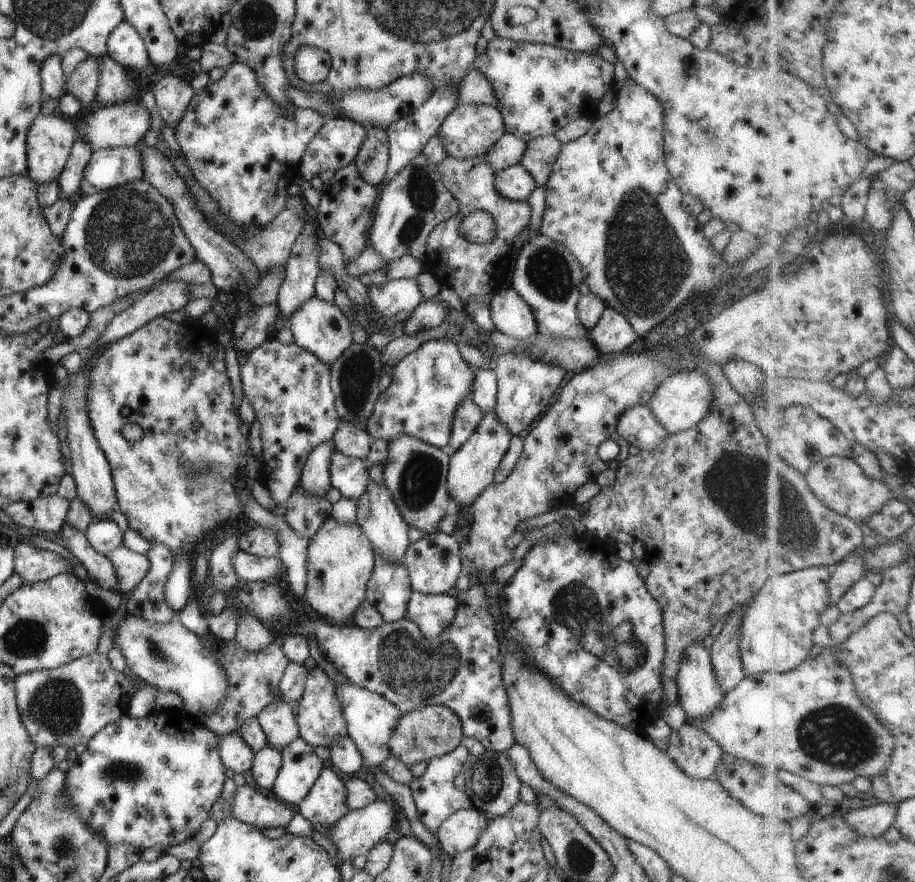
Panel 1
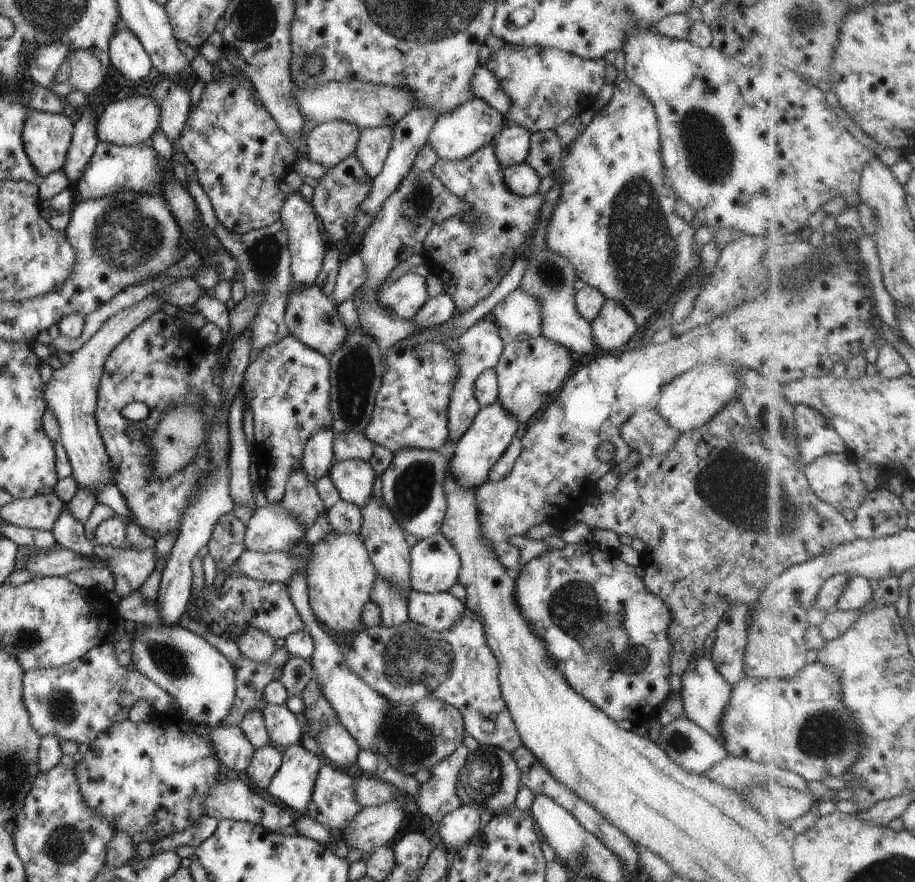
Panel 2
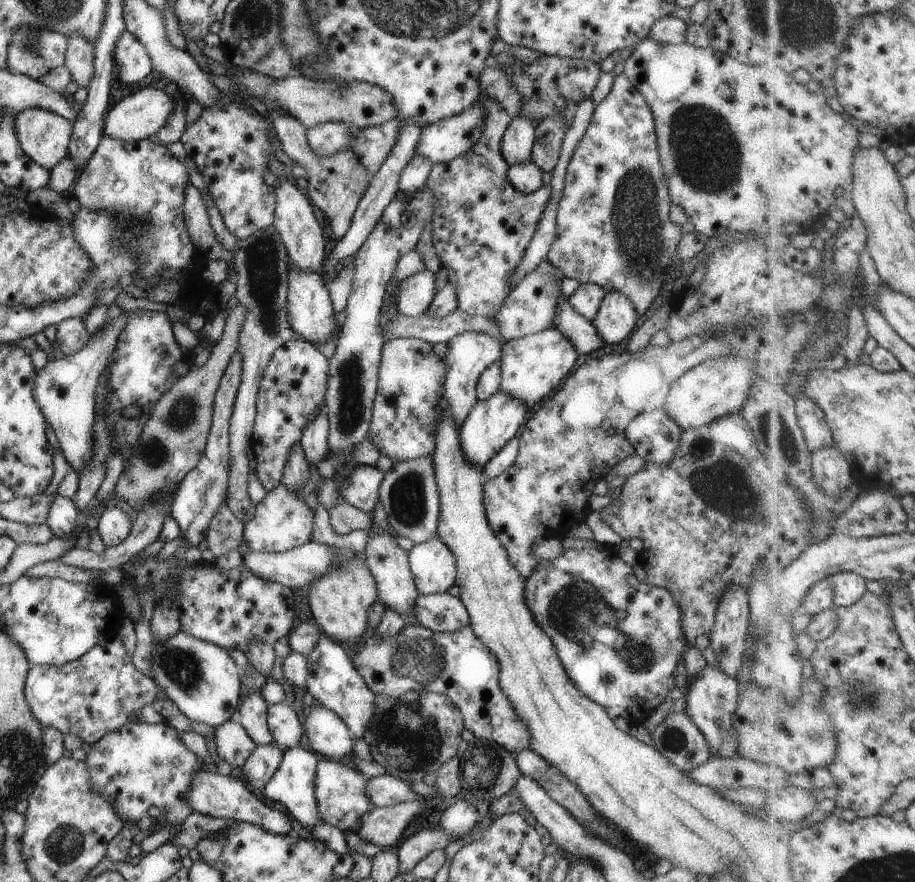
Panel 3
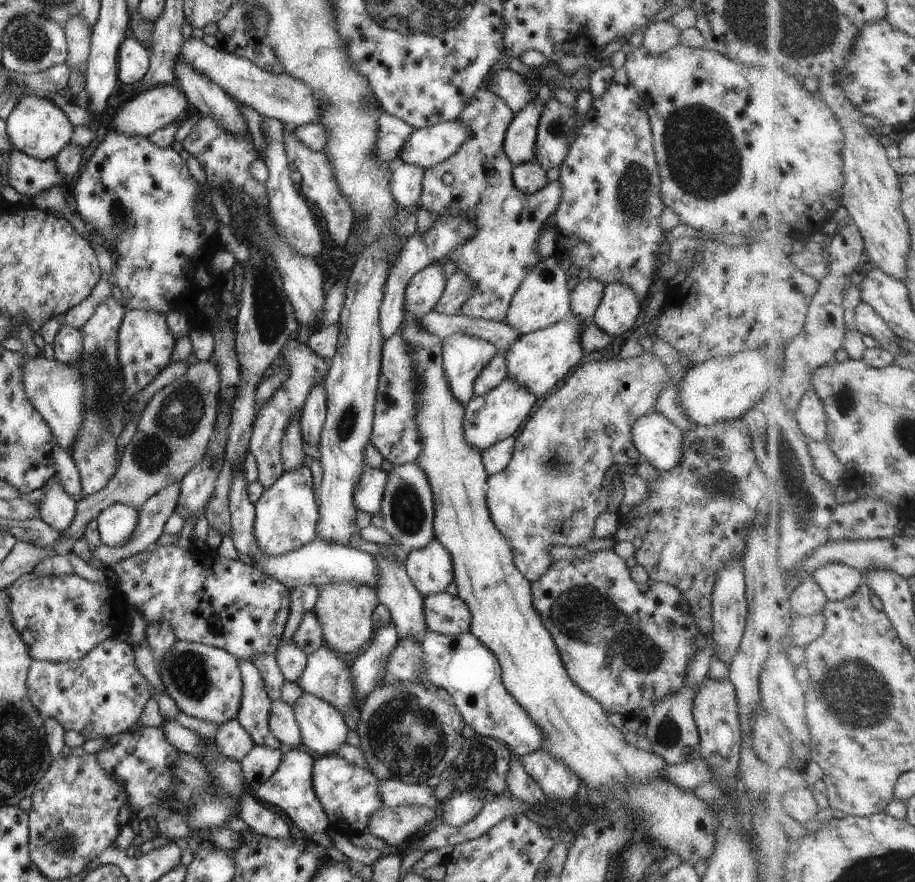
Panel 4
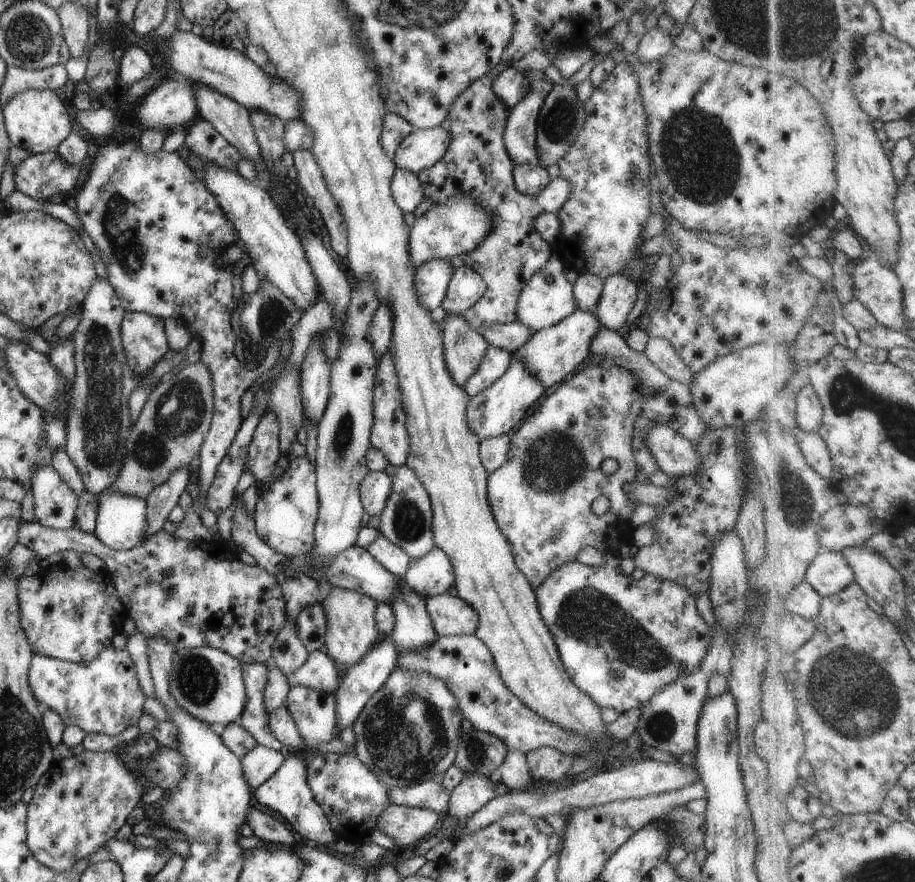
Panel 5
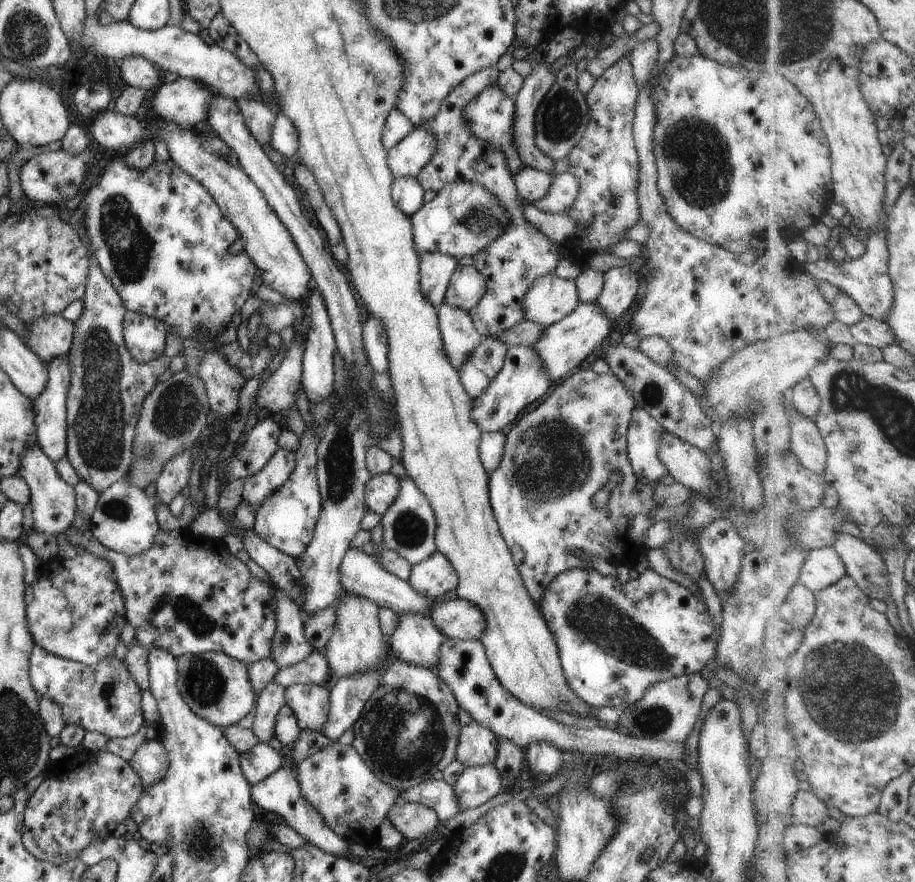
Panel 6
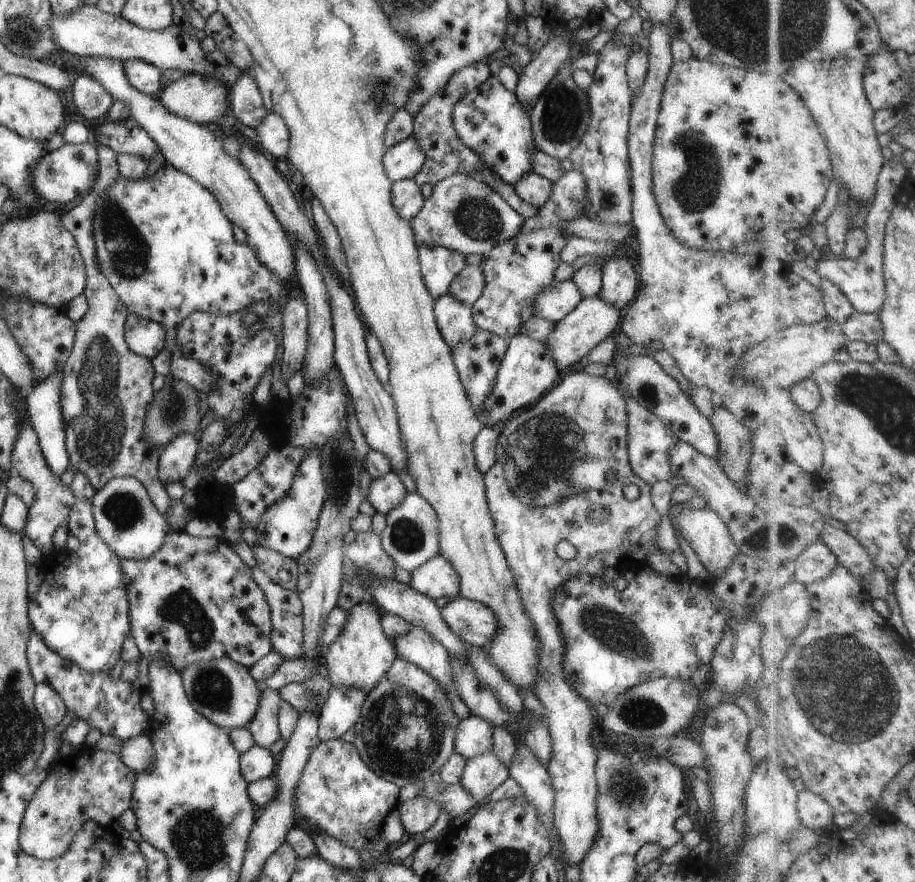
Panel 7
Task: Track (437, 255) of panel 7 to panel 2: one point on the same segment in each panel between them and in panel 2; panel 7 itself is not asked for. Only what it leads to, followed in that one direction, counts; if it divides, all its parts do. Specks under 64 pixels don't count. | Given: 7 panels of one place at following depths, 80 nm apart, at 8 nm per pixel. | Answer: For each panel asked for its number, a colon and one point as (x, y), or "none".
2: (406, 295)
3: (415, 293)
4: (424, 288)
5: (430, 280)
6: (435, 269)

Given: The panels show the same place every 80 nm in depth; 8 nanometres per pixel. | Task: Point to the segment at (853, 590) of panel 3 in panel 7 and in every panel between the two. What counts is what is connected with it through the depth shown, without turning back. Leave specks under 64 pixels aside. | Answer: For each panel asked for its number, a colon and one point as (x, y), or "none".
4: (839, 581)
5: (829, 573)
6: (823, 567)
7: (817, 562)

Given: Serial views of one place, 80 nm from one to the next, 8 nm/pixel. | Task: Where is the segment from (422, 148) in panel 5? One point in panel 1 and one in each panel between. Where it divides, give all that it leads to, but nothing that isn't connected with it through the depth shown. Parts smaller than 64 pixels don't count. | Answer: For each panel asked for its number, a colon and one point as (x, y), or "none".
1: (469, 130)
2: (455, 135)
3: (446, 139)
4: (425, 147)

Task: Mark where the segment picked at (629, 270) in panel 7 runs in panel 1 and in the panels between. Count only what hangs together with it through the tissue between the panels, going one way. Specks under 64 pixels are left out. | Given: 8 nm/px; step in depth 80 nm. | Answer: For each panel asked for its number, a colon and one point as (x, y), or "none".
1: (612, 333)
2: (613, 326)
3: (615, 319)
4: (616, 312)
5: (618, 295)
6: (620, 285)

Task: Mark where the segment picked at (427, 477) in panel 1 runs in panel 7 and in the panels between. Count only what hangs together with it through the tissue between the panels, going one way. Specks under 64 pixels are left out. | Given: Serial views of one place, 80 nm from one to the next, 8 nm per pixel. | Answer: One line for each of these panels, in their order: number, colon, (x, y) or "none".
2: (411, 490)
3: (408, 494)
4: (406, 506)
5: (405, 522)
6: (408, 526)
7: (409, 538)

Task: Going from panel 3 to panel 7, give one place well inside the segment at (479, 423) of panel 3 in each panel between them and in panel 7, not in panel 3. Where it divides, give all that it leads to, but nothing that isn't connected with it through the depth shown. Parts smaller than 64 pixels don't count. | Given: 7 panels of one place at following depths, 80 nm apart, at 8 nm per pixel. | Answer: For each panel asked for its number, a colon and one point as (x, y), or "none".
4: (488, 418)
5: (495, 410)
6: (522, 379)
7: (526, 370)

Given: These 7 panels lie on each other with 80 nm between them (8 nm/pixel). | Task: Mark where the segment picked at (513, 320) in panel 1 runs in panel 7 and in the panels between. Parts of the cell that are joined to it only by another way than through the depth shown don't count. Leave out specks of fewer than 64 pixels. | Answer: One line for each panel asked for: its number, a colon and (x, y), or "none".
2: (517, 316)
3: (530, 306)
4: (541, 299)
5: (547, 298)
6: (547, 300)
7: (553, 303)

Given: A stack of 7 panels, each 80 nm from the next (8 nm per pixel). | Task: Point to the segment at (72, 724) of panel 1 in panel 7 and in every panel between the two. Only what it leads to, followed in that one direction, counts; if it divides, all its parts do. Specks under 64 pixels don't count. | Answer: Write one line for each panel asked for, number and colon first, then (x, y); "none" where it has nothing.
2: (75, 702)
3: (99, 691)
4: (100, 694)
5: (103, 696)
6: (103, 698)
7: (110, 706)

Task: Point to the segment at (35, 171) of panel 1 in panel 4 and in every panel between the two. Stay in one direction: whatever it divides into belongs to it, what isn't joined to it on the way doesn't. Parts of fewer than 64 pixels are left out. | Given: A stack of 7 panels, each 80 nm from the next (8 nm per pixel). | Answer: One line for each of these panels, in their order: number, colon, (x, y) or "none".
2: (45, 136)
3: (42, 135)
4: (37, 127)

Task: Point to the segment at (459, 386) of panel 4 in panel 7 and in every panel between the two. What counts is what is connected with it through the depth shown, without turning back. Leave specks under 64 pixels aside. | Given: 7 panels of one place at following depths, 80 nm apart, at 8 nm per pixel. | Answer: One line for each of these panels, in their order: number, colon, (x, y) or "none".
5: (463, 347)
6: (459, 337)
7: (453, 318)

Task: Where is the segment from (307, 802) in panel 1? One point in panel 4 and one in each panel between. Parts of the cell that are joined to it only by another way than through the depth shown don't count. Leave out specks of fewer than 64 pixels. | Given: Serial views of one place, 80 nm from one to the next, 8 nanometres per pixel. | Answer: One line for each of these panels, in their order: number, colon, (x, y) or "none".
2: (333, 803)
3: (339, 791)
4: (347, 793)

